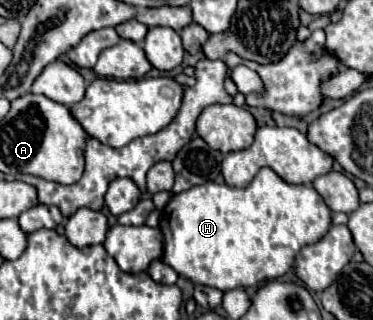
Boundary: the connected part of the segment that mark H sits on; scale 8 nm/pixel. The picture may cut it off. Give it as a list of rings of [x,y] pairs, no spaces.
[[[264,167],[244,189],[204,183],[182,191],[164,207],[162,261],[192,283],[220,291],[256,287],[288,273],[300,247],[318,243],[332,225],[332,211],[308,185],[284,183]]]

